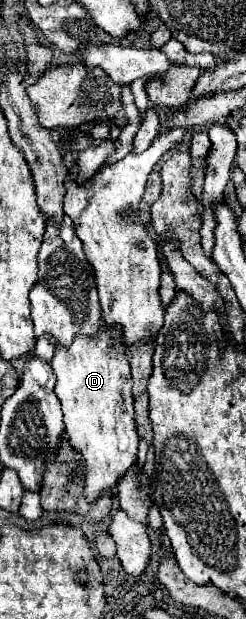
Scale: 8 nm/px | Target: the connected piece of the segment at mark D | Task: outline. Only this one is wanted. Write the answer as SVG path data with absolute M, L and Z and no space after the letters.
M101 326L95 338L77 336L69 348L57 348L51 362L69 444L85 460L83 498L87 502L95 502L105 492L111 492L137 462L139 438L135 438L129 358L127 348L111 346L113 334L119 334L119 328Z

